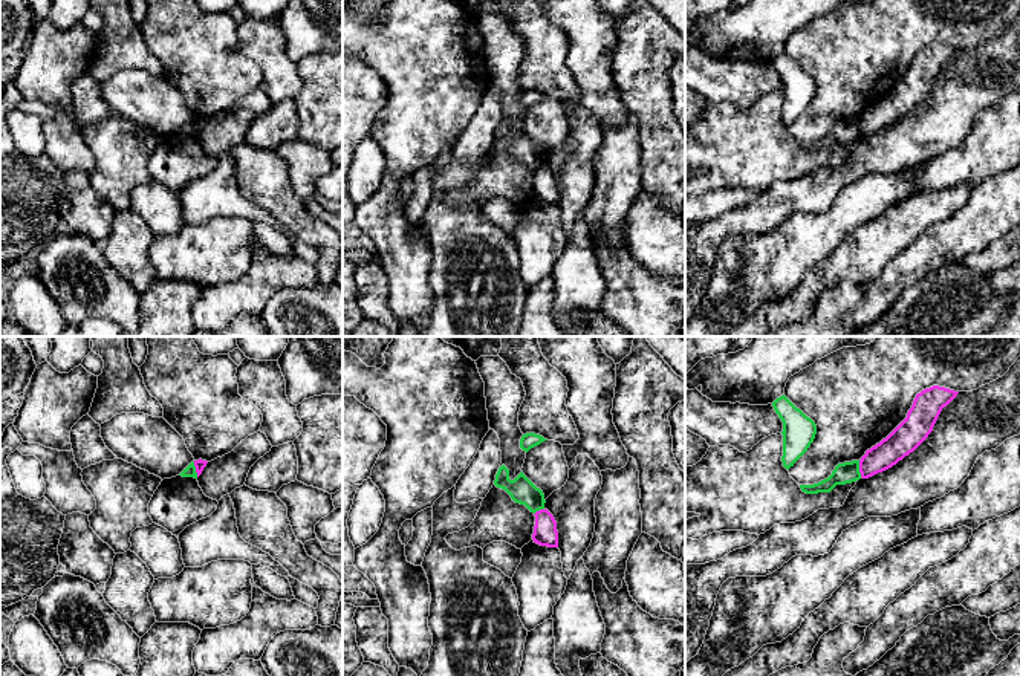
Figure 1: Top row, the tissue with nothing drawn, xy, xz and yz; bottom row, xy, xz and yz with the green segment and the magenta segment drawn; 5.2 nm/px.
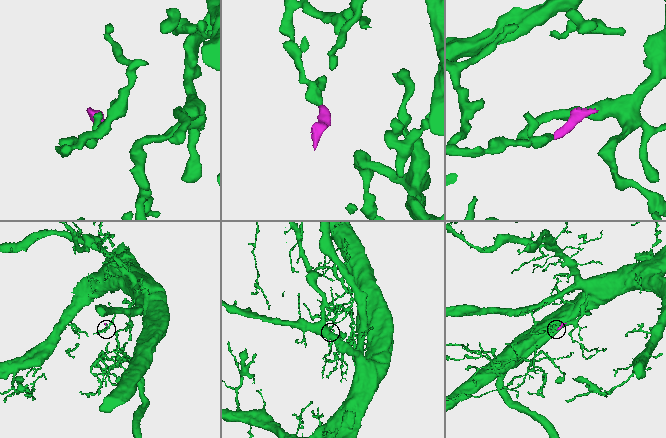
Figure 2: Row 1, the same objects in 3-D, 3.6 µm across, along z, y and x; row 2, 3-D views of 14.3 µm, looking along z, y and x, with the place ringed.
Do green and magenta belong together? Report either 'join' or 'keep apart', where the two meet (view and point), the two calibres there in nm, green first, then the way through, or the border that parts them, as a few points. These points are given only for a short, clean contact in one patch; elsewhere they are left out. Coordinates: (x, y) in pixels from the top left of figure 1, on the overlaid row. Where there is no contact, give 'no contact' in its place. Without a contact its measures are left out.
keep apart | yz (858, 468) | 110/150 nm | along yz (858, 461), (861, 476)

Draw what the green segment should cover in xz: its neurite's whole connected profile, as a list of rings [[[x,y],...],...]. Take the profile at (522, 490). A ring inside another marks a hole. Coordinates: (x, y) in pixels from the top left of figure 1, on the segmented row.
[[[502,465],[495,474],[494,485],[505,489],[515,503],[525,505],[531,512],[544,509],[544,494],[537,488],[523,471],[514,479],[509,479],[509,470]]]

